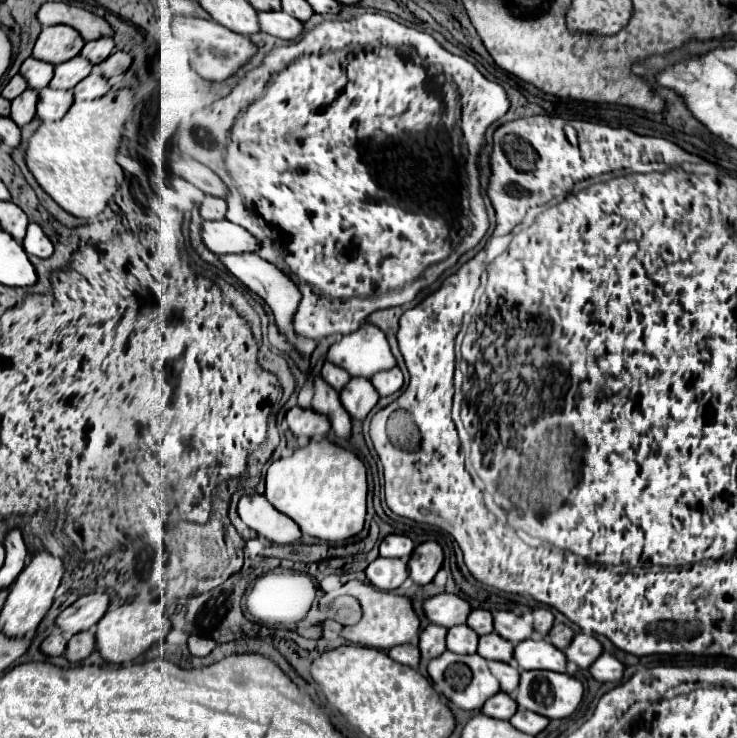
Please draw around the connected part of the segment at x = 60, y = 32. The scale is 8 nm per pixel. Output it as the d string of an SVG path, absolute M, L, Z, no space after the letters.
M68 25L44 27L34 45L32 57L58 65L58 63L64 63L64 61L76 57L82 51L84 43L86 41L80 37L80 33L76 33L76 29L72 29Z

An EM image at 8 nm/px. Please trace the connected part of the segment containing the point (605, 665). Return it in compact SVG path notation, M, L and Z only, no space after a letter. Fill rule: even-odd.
M602 653L594 665L590 667L590 673L596 681L620 681L622 675L624 675L624 665L610 653Z

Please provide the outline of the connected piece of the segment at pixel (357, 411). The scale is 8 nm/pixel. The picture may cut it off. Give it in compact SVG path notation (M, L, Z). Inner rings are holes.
M352 377L346 383L346 387L340 391L340 399L342 399L344 409L350 413L350 417L362 421L370 413L370 409L376 405L378 393L372 387L370 379Z

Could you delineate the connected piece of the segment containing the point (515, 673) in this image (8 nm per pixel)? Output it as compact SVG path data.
M490 661L490 669L494 673L494 677L498 677L500 687L504 693L512 695L518 689L518 681L520 681L520 671L510 665L510 663L498 663L498 661Z

